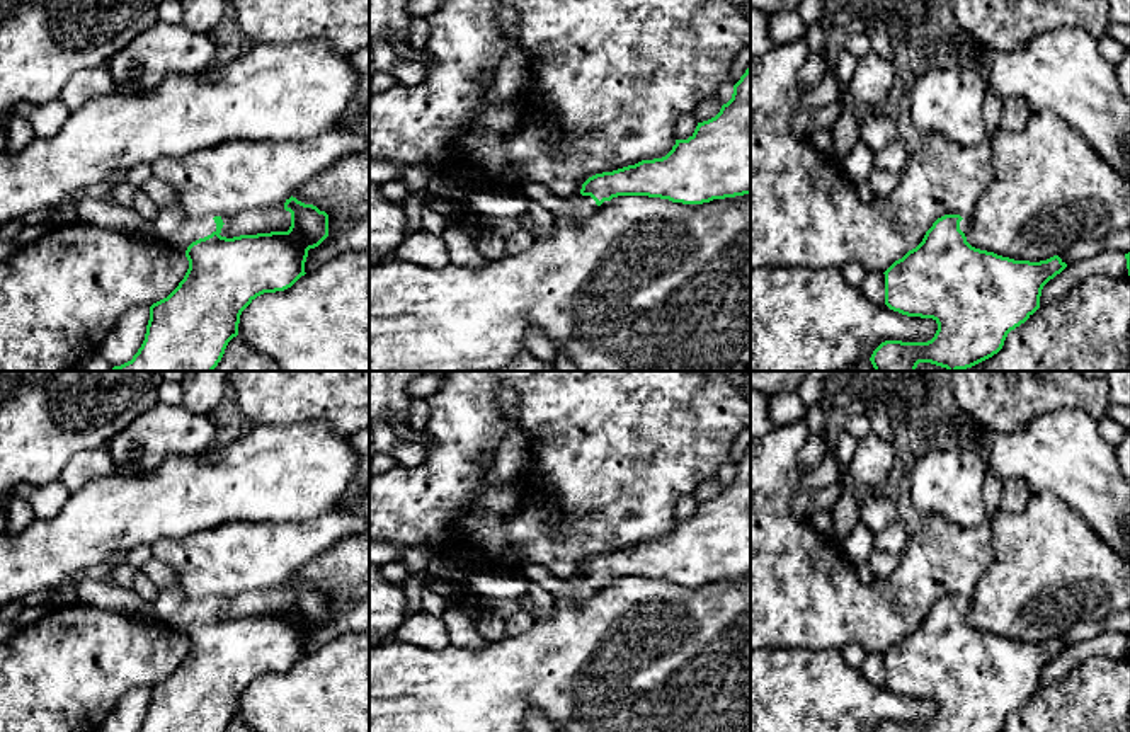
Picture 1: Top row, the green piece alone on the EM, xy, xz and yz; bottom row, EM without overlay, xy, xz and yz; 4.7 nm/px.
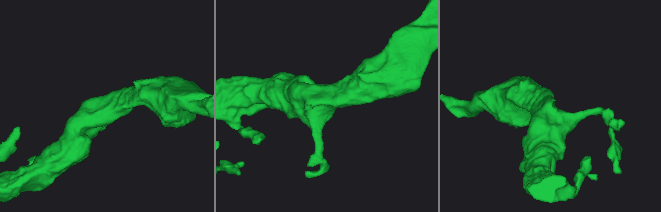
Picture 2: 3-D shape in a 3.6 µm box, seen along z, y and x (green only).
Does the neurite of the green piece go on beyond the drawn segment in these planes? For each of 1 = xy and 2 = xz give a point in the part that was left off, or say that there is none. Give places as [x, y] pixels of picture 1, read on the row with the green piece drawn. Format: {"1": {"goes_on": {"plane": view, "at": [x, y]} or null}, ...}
{"1": {"goes_on": {"plane": "xy", "at": [174, 225]}}, "2": {"goes_on": {"plane": "xz", "at": [581, 205]}}}

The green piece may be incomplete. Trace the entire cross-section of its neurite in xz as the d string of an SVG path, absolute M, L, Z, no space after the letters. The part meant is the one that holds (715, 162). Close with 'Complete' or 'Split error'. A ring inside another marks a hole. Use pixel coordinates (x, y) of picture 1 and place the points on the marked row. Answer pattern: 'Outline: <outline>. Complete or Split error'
Outline: M750 66L720 112L698 123L688 140L676 140L665 157L596 174L575 197L560 197L536 182L521 191L555 218L589 216L618 196L703 204L744 194L750 194Z. Split error

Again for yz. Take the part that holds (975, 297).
Outline: M960 214L938 218L922 242L883 272L885 305L907 317L933 318L938 330L927 342L882 342L870 357L875 371L916 371L919 363L958 371L992 357L1007 334L1040 308L1043 286L1067 267L1059 255L1030 262L975 249L965 237L972 221Z. Split error

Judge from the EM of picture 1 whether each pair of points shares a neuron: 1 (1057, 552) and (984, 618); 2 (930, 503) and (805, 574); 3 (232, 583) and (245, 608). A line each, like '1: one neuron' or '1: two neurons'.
1: one neuron
2: two neurons
3: two neurons

